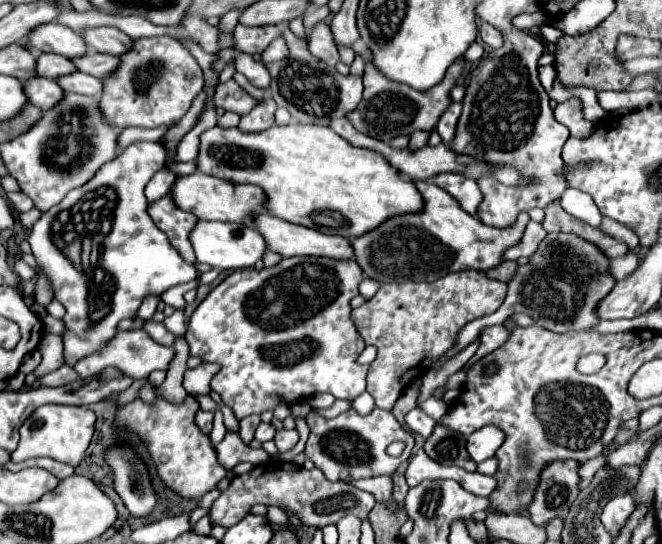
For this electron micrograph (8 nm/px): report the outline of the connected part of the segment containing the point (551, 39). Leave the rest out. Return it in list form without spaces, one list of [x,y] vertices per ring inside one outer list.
[[[544,25],[540,29],[540,33],[542,33],[544,41],[548,41],[548,43],[556,43],[560,37],[564,37],[564,33],[558,27],[554,27],[554,25]]]

